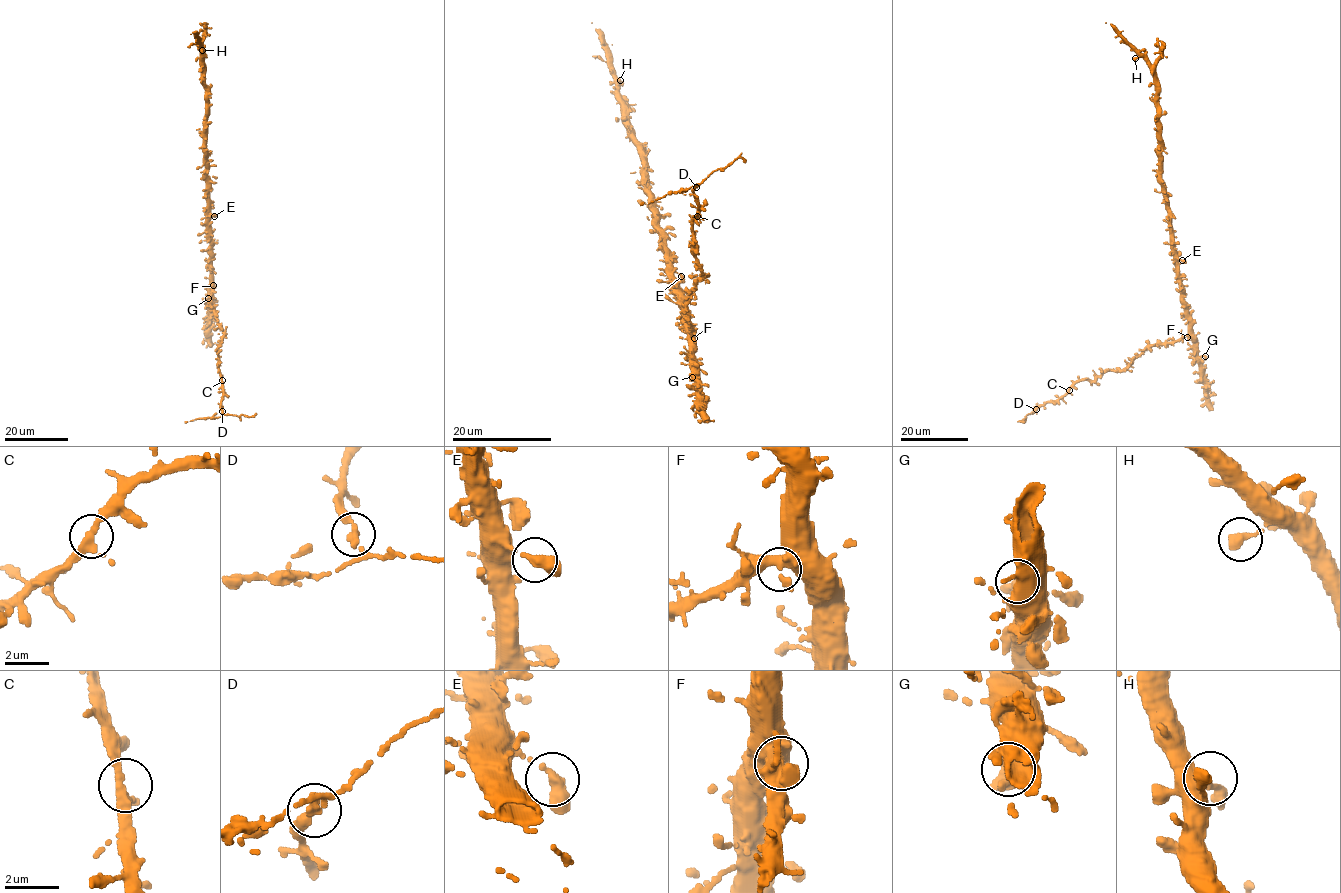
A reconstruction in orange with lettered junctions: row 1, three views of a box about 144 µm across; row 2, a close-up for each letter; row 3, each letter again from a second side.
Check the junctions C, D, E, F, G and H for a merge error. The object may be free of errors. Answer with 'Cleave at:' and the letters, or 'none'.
Cleave at: D

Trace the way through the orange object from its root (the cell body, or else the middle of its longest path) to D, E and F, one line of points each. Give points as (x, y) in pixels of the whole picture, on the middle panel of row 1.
D: (676, 285), (689, 339), (686, 301), (696, 280), (704, 273), (693, 254), (696, 187)
E: (676, 285), (672, 272), (681, 276)
F: (676, 285), (690, 335), (694, 338)

